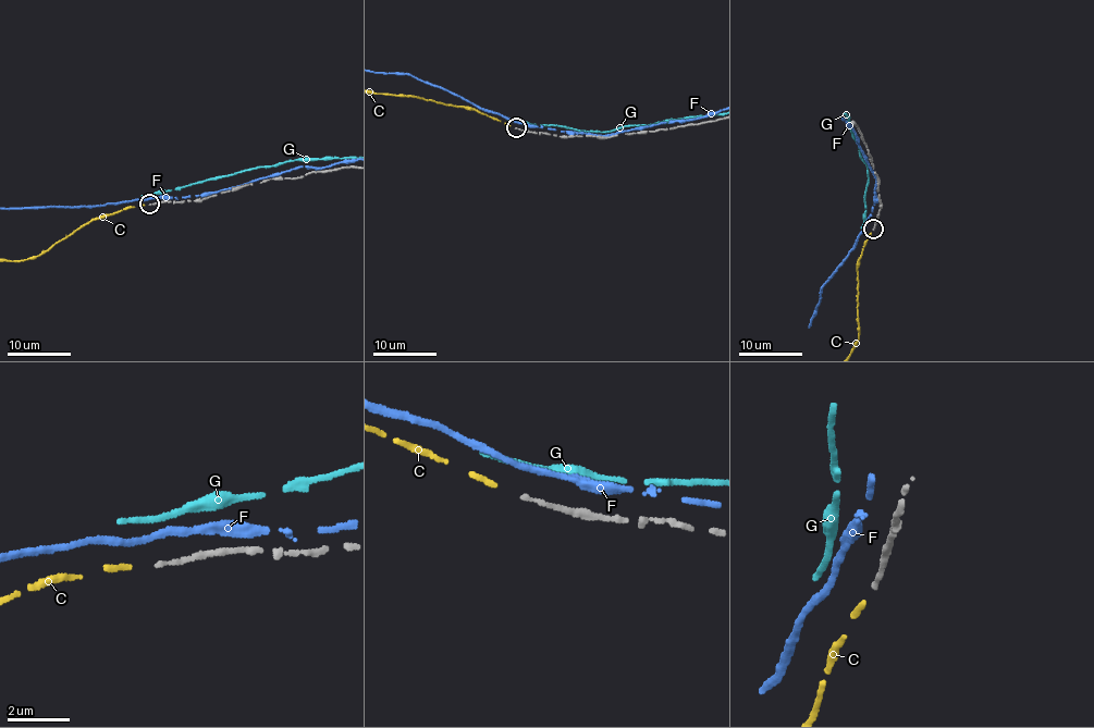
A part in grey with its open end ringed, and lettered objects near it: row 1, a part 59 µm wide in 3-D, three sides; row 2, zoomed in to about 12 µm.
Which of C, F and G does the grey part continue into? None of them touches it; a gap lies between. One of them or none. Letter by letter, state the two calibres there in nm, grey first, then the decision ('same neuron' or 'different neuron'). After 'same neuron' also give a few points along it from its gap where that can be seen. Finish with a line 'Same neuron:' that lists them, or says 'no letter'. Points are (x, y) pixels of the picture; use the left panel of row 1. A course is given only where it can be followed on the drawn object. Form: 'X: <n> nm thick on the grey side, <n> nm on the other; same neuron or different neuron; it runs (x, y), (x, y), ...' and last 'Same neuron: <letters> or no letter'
C: 130 nm thick on the grey side, 170 nm on the other; same neuron
F: 130 nm thick on the grey side, 200 nm on the other; different neuron
G: 130 nm thick on the grey side, 180 nm on the other; different neuron
Same neuron: C

